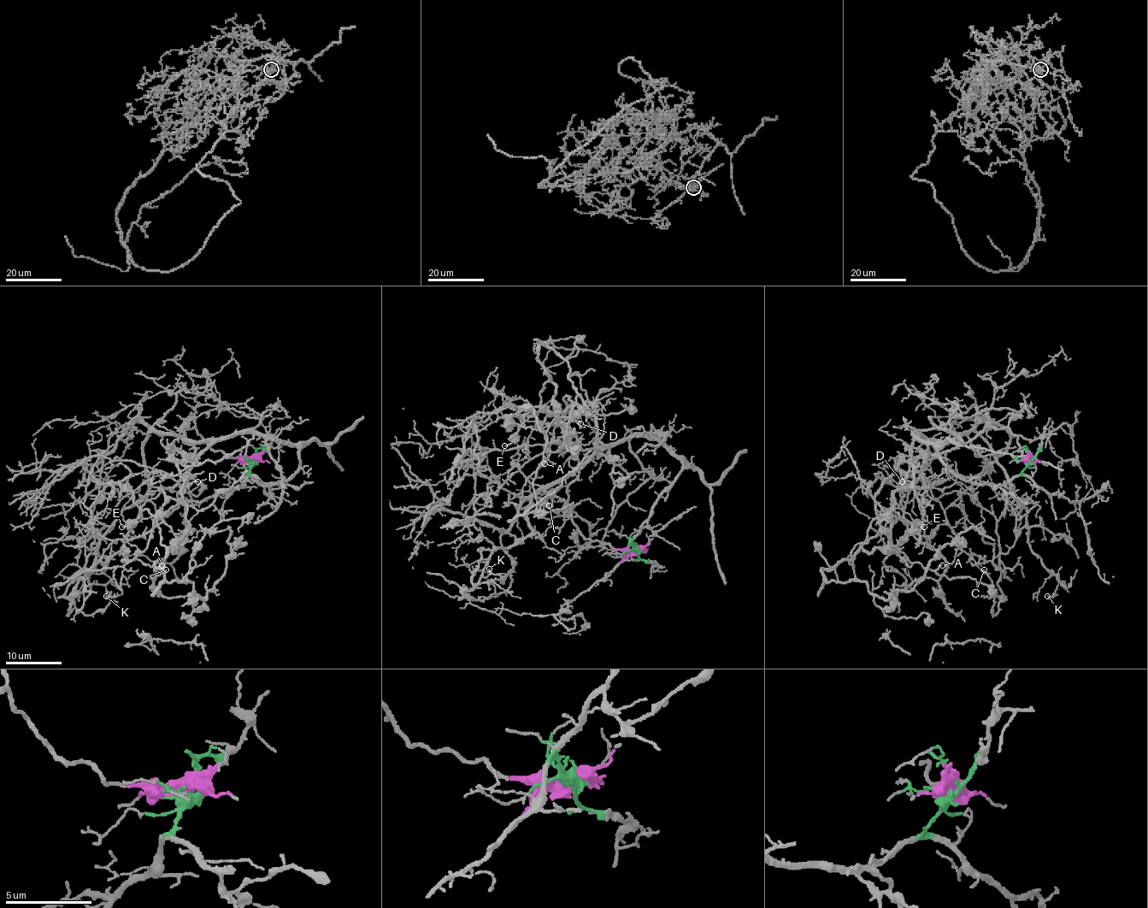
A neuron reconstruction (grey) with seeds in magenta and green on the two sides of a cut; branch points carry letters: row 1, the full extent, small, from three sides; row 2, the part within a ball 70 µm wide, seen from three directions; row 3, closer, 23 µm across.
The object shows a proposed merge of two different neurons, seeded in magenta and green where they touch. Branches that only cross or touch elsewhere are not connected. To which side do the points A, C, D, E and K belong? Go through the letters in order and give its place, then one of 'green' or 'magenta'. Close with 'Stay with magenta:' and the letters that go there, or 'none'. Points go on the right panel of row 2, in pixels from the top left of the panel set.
A: (942, 565) | magenta
C: (984, 569) | magenta
D: (902, 481) | green
E: (924, 527) | magenta
K: (1047, 596) | green
Stay with magenta: A, C, E

